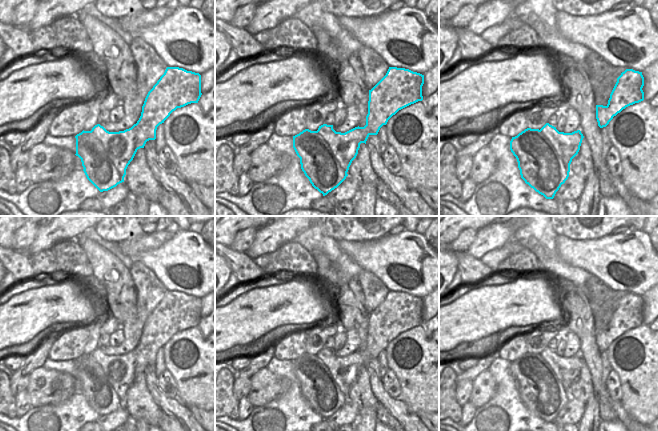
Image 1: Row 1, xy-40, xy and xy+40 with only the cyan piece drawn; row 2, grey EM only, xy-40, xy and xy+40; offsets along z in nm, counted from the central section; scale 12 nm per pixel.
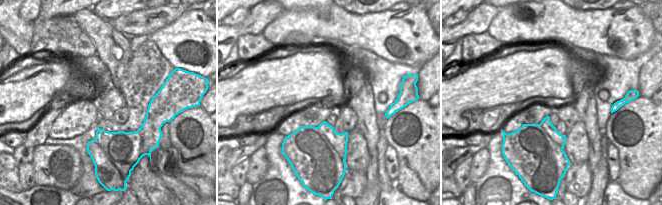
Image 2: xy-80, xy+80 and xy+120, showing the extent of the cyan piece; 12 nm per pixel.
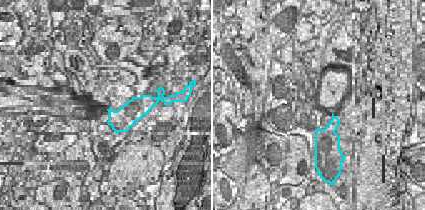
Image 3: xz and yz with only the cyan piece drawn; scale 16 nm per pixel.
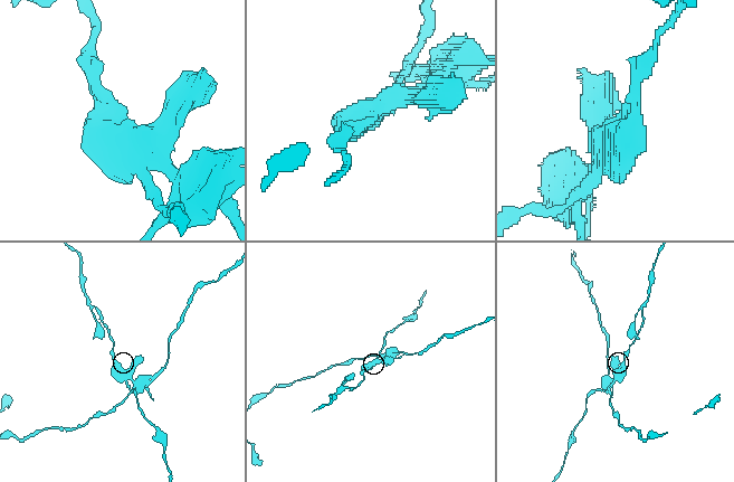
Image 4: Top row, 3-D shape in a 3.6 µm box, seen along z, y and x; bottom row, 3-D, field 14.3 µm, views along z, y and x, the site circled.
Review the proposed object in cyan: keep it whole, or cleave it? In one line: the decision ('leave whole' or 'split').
split

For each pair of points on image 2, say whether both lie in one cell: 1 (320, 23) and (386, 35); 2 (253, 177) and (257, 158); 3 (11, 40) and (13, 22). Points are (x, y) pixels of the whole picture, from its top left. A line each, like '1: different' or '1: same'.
1: same
2: same
3: different

